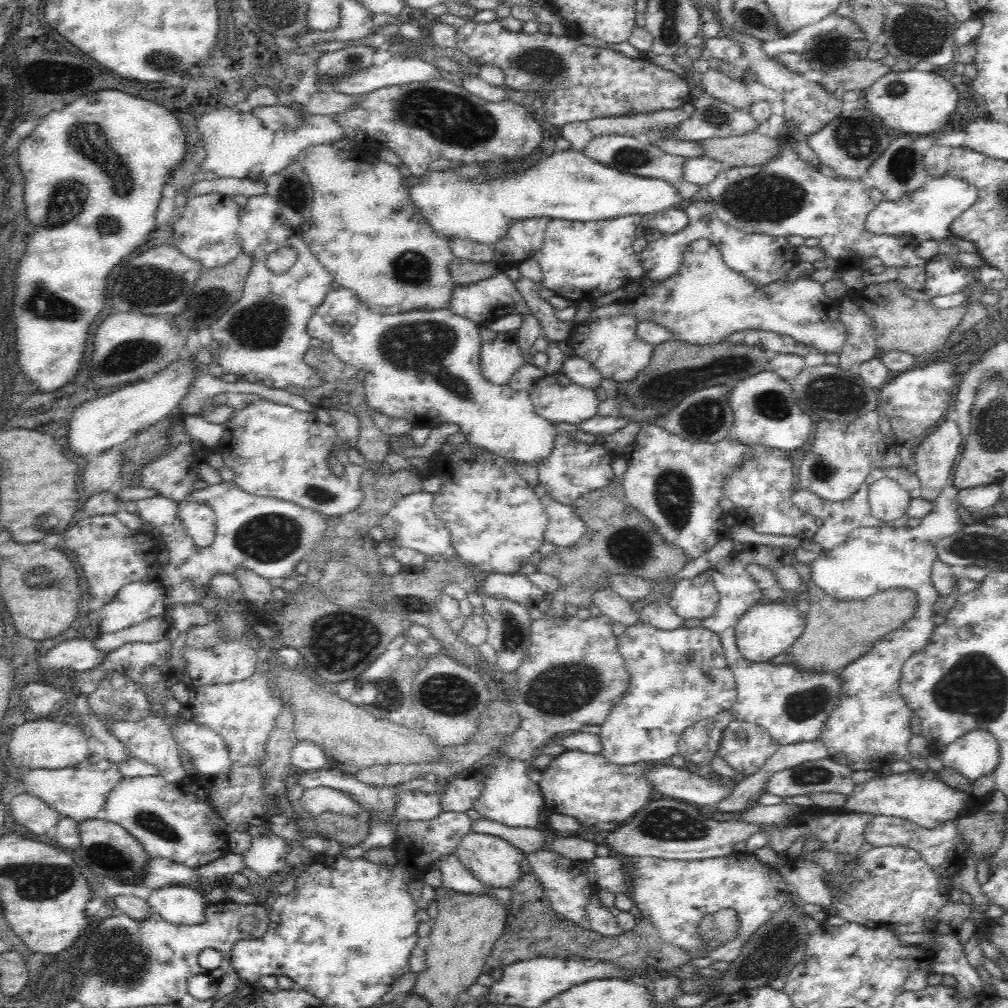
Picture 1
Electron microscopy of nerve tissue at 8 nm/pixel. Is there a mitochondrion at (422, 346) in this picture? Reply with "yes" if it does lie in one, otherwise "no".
yes

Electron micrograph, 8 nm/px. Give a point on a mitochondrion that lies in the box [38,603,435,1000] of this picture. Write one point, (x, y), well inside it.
(118, 956)

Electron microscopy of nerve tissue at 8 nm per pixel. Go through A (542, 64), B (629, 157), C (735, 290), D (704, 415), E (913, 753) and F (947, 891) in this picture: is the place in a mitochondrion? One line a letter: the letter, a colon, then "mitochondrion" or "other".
A: mitochondrion
B: mitochondrion
C: other
D: mitochondrion
E: other
F: other

